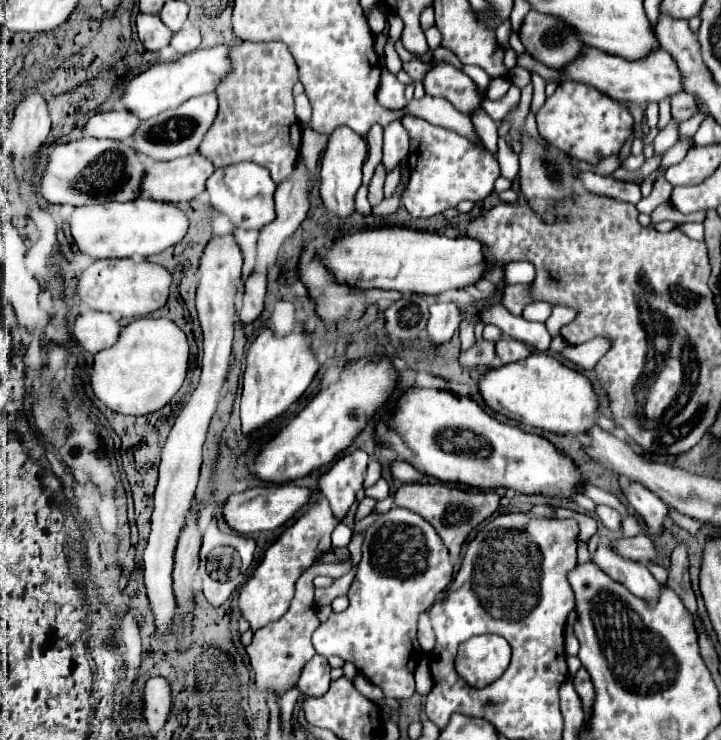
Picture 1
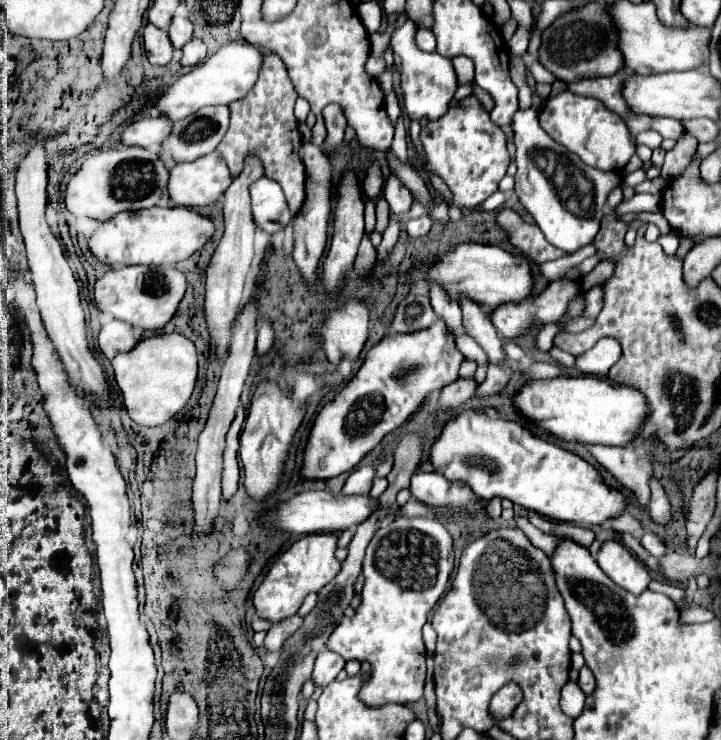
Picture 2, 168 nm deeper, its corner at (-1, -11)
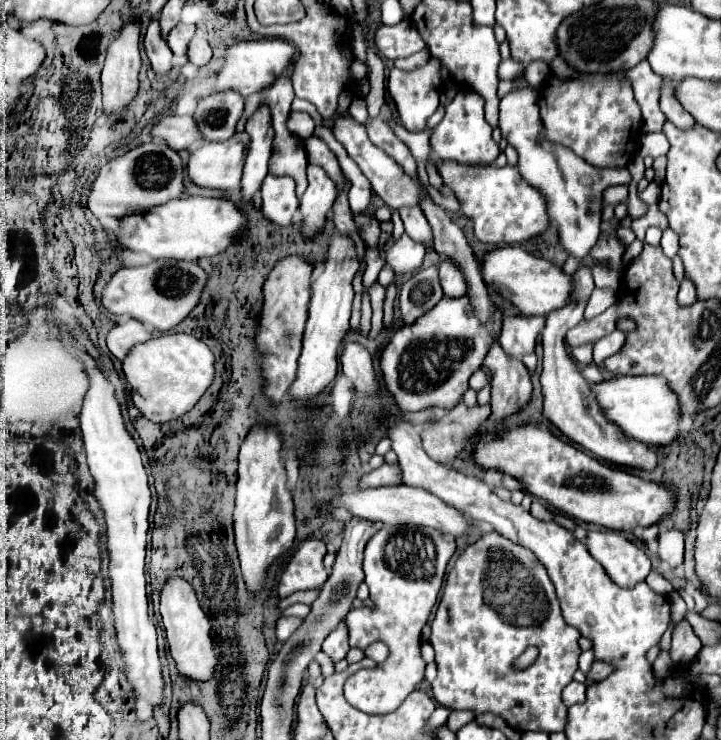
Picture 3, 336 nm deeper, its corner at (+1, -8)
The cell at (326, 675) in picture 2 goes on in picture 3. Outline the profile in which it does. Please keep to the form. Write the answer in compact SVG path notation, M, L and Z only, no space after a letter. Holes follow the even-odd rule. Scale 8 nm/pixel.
M345 620L341 624L337 624L337 628L325 638L323 652L329 654L333 658L333 662L345 658L345 654L349 652L349 630L345 628Z

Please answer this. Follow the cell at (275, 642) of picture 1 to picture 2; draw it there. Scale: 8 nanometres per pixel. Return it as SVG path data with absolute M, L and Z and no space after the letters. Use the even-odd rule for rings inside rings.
M293 615L277 625L273 625L269 631L267 631L267 637L265 637L265 649L269 653L275 653L275 651L281 651L281 645L287 637L291 637L299 627L303 625L303 617L299 615Z

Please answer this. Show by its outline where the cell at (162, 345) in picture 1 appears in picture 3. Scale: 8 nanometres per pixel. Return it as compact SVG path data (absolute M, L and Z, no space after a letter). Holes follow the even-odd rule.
M163 334L135 346L123 360L123 370L133 386L133 402L141 414L151 422L169 422L195 408L213 384L215 354L195 336Z

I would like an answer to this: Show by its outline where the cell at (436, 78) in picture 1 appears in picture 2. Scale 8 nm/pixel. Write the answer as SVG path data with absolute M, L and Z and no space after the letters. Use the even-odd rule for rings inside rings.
M411 19L391 37L393 51L401 57L401 89L403 89L403 103L409 119L439 119L447 113L449 103L457 91L457 75L453 71L451 59L441 57L439 53L425 53L415 43L415 23Z

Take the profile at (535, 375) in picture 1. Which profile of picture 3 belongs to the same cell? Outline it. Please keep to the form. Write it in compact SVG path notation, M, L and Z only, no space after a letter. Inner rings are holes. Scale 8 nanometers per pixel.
M621 376L613 380L605 380L601 384L593 384L593 392L597 394L597 402L603 408L603 414L617 424L627 436L645 442L645 444L661 444L667 446L679 436L681 402L677 392L669 388L663 376Z

